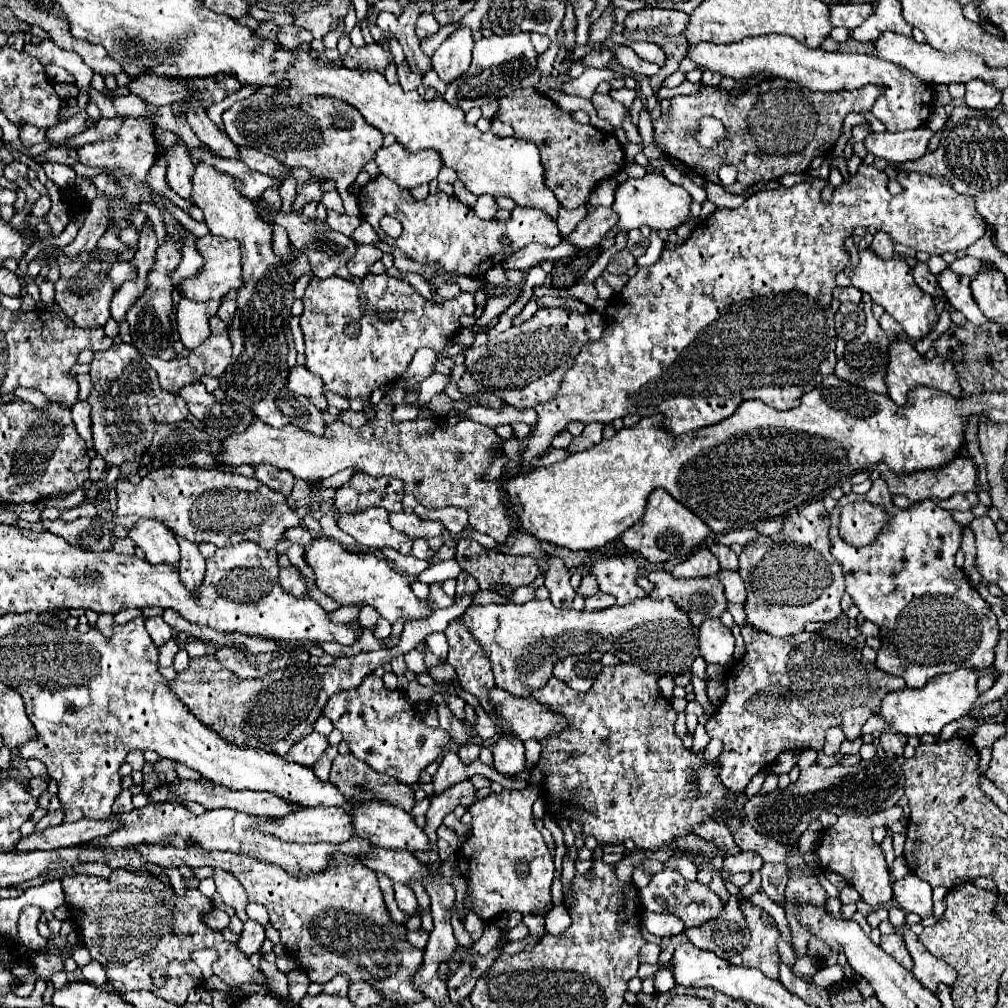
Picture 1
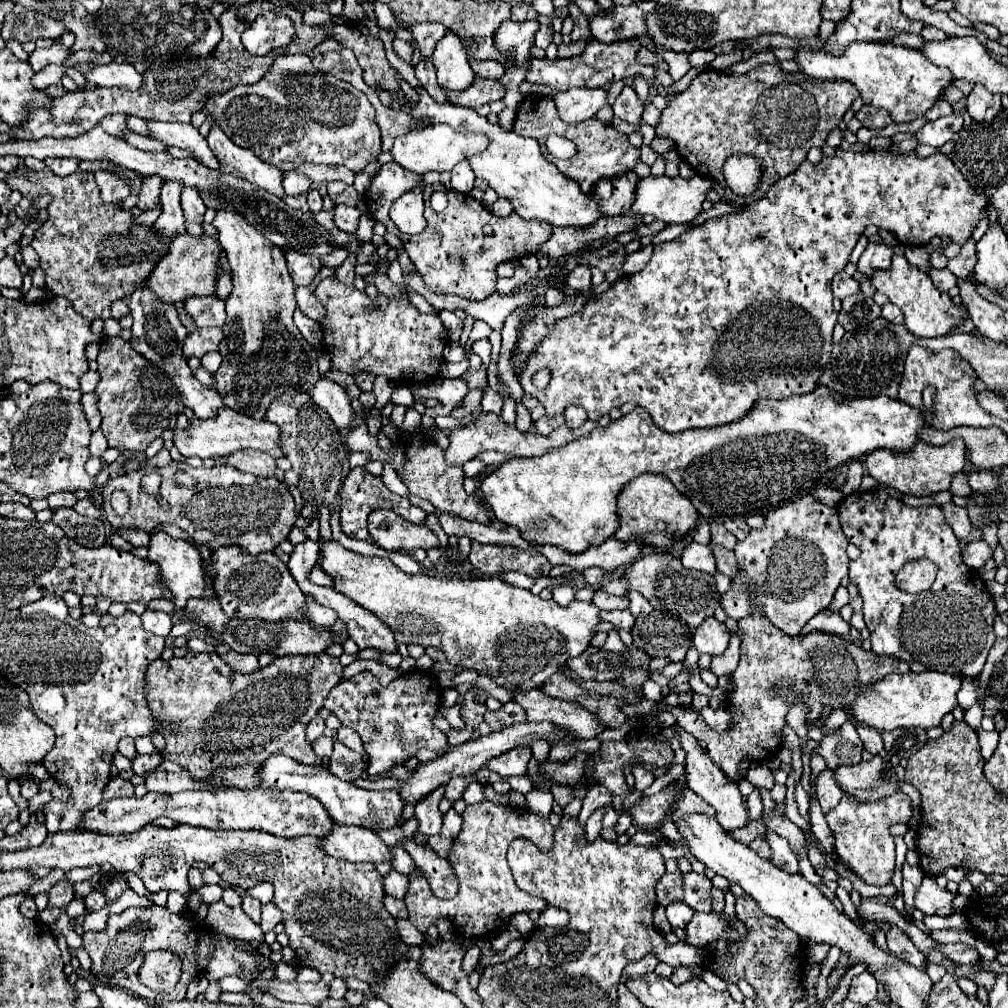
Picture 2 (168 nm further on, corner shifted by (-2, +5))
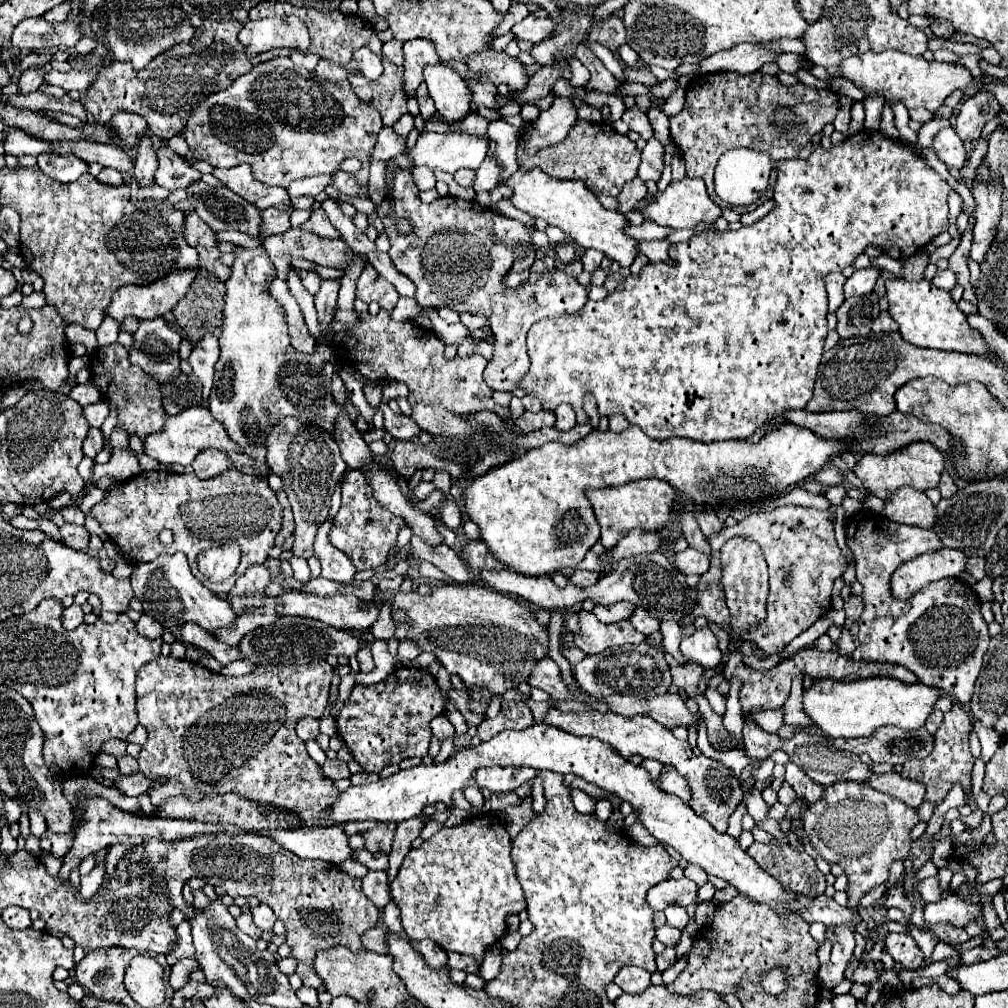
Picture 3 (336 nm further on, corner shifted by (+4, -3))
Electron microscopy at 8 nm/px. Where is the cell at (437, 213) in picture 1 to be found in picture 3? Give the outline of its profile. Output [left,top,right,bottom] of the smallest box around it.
[383,169,587,391]

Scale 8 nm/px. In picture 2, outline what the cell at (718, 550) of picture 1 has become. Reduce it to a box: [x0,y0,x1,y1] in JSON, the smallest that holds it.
[711,521,737,551]

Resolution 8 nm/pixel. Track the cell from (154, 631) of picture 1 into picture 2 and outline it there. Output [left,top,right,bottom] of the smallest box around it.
[141,609,173,637]

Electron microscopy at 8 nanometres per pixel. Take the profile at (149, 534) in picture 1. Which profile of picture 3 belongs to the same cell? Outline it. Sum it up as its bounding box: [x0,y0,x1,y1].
[131,553,237,631]

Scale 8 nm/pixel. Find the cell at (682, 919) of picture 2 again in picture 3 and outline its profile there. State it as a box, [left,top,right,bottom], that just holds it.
[665,905,689,929]

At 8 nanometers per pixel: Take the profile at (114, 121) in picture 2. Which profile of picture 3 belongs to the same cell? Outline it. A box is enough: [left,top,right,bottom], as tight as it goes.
[111,113,147,149]

